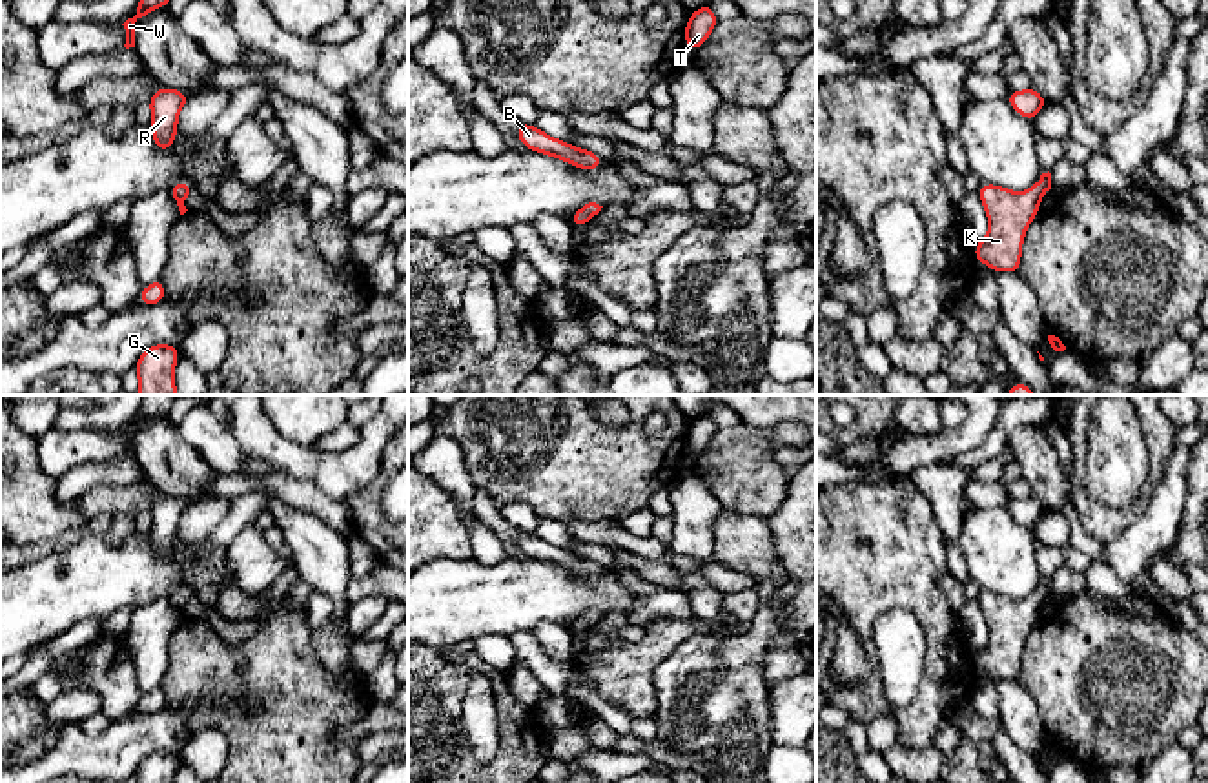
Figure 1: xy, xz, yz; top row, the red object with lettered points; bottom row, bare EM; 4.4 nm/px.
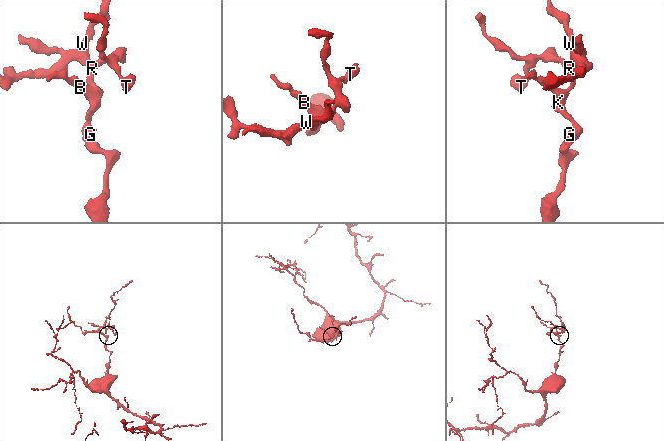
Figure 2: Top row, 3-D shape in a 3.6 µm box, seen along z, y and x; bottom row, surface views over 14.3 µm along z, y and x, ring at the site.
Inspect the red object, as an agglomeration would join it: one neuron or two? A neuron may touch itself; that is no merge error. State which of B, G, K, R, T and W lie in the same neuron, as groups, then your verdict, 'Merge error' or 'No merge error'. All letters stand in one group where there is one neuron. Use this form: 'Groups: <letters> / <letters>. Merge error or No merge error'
Groups: B G K R T W. No merge error

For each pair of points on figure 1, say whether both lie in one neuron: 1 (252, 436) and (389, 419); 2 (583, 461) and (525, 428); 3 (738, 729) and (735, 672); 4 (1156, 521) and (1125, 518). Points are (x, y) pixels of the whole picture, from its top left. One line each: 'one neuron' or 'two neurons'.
1: one neuron
2: one neuron
3: one neuron
4: two neurons

